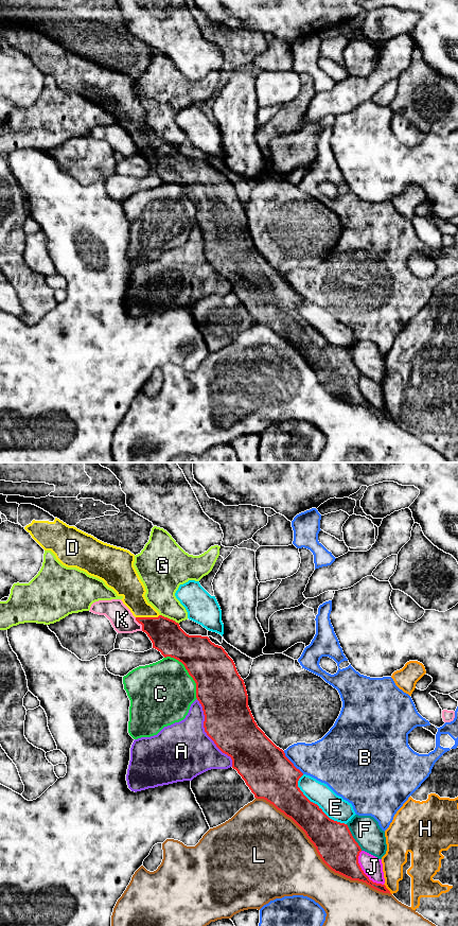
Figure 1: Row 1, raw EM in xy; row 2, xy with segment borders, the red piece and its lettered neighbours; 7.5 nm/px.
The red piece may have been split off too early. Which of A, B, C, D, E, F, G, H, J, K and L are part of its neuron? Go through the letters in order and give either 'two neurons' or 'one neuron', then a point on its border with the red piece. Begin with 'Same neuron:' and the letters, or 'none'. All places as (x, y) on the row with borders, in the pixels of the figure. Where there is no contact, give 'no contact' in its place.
Same neuron: D
A: two neurons; contact xy (207, 734)
B: two neurons; contact xy (292, 763)
C: two neurons; contact xy (188, 671)
D: one neuron; contact xy (147, 617)
E: two neurons; contact xy (314, 803)
F: two neurons; contact xy (352, 837)
G: two neurons; contact xy (169, 618)
H: two neurons; contact xy (387, 889)
J: two neurons; contact xy (363, 872)
K: two neurons; contact xy (140, 623)
L: two neurons; contact xy (319, 855)

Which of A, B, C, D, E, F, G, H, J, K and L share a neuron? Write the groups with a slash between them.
A / B / C / D / E / F / G / H / J / K / L

